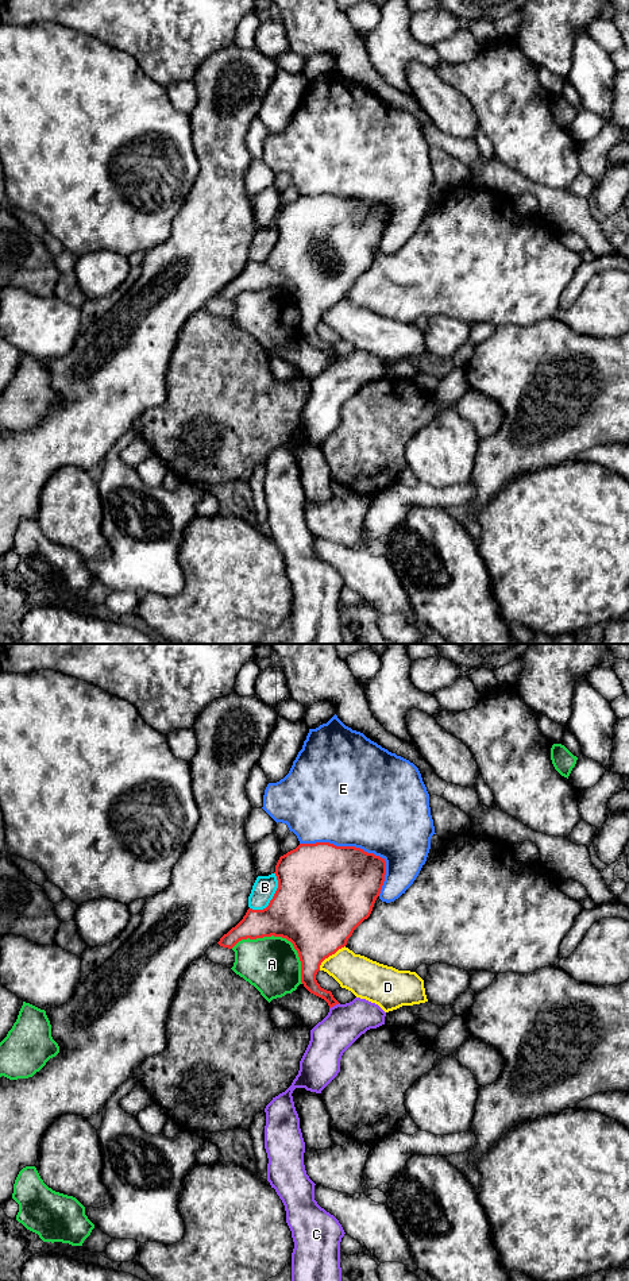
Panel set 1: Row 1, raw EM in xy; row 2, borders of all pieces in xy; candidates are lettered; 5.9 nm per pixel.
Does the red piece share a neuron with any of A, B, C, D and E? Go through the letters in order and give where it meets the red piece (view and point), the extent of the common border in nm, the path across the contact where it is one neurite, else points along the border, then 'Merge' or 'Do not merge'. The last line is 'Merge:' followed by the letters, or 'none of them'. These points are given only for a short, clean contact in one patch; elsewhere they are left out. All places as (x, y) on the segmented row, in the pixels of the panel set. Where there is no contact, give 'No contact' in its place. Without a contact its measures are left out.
A: Touches red at xy (281, 936). Shared border 480 nm. Do not merge
B: Touches red at xy (273, 898). Shared border 260 nm. Do not merge
C: Touches red at xy (334, 1004). Shared border 70 nm. Do not merge
D: Touches red at xy (330, 955). Shared border 220 nm. Do not merge
E: Touches red at xy (359, 848). Shared border 550 nm. Do not merge
Merge: none of them

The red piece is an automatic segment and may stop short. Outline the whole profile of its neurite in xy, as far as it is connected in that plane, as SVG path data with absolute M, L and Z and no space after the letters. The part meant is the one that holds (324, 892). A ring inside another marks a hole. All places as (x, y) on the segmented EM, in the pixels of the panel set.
M329 842L300 844L279 857L274 873L278 888L269 906L263 910L248 908L243 919L217 944L232 949L247 938L286 938L298 953L301 983L331 1008L339 1002L331 991L320 987L316 975L321 962L344 948L354 930L370 917L385 881L386 861L355 846L336 846Z

